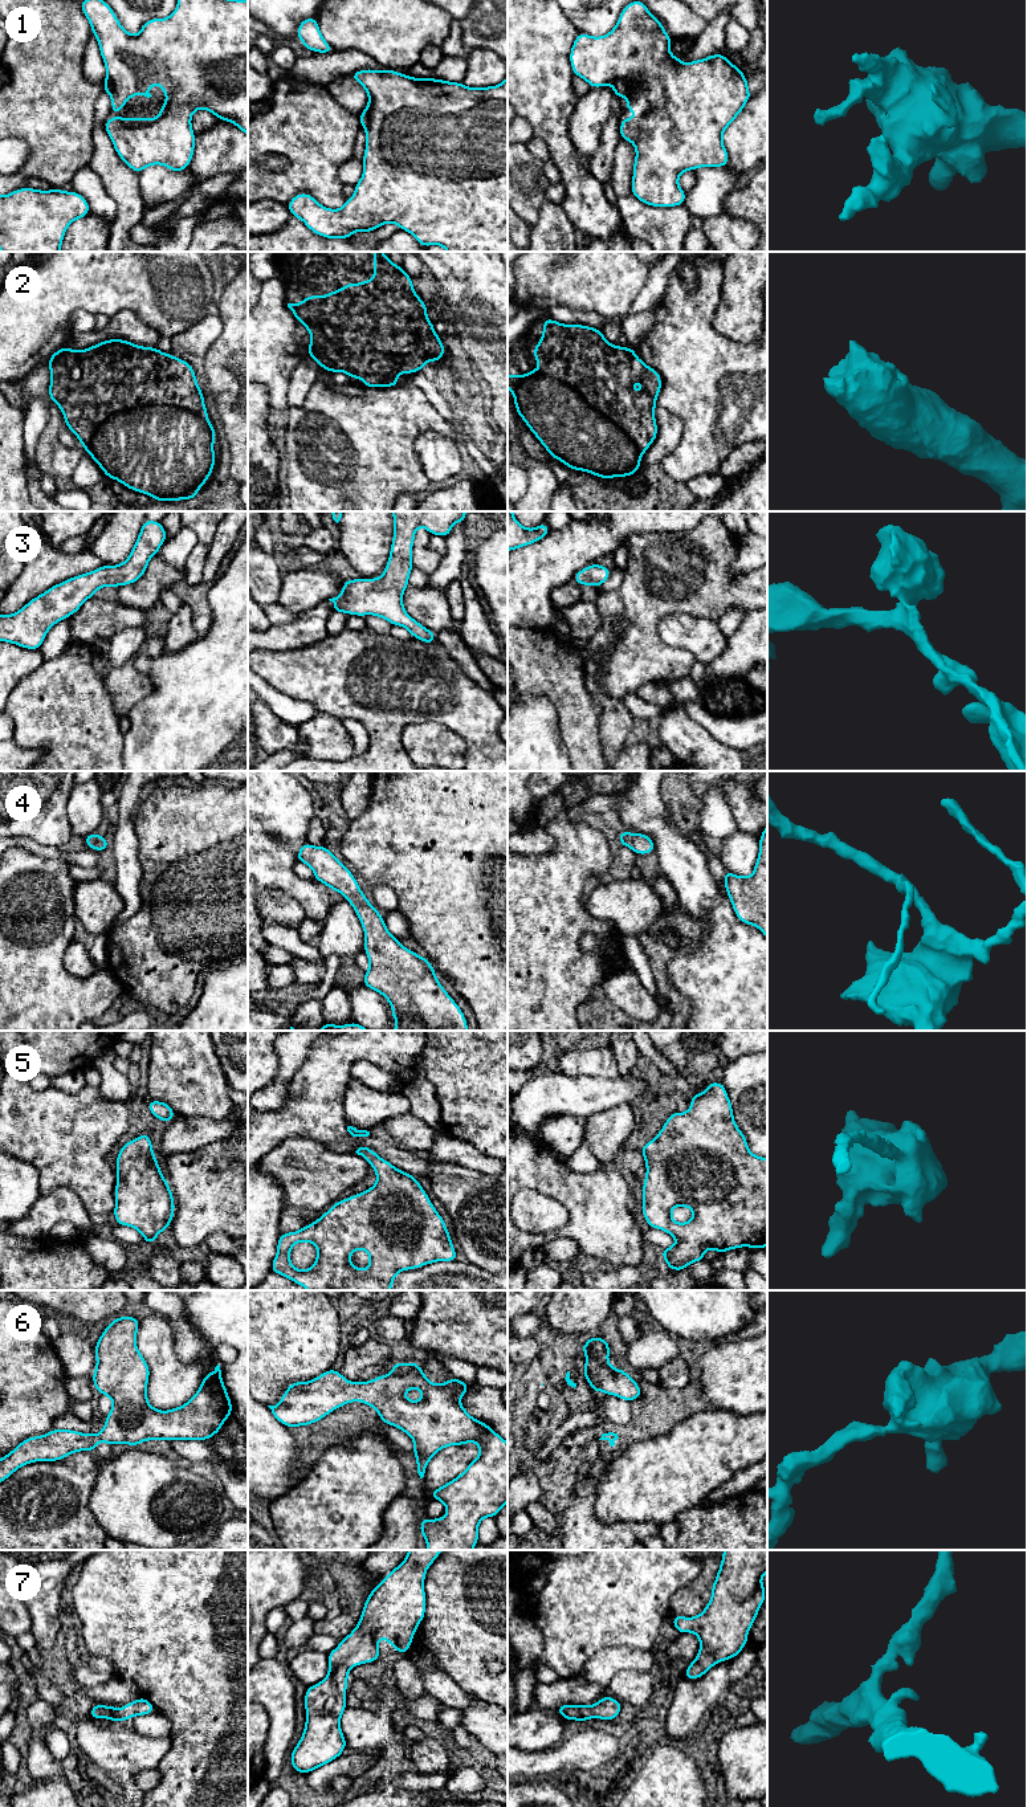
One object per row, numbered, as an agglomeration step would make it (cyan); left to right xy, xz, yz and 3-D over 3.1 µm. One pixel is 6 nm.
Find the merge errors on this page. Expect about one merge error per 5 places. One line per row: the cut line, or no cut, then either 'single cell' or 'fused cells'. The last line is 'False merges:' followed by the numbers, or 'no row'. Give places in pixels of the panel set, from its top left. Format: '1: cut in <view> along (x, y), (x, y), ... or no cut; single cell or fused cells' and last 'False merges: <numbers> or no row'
1: cut in yz along (612, 82), (624, 81), (628, 85), (628, 92); fused cells
2: no cut; single cell
3: no cut; single cell
4: no cut; single cell
5: no cut; single cell
6: no cut; single cell
7: no cut; single cell
False merges: 1

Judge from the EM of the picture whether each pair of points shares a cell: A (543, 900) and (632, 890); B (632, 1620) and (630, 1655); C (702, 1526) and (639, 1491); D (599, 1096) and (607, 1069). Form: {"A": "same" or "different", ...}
{"A": "different", "B": "different", "C": "different", "D": "different"}

